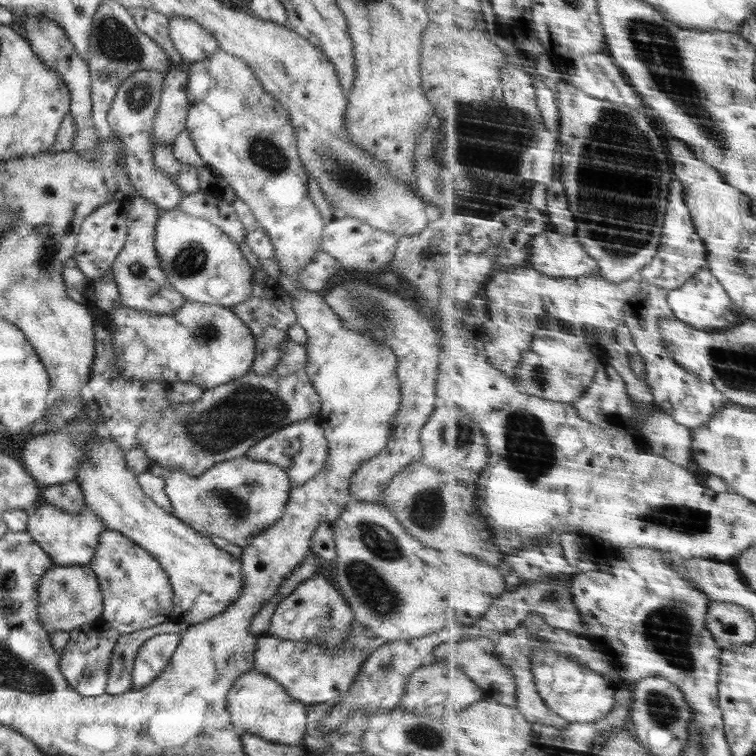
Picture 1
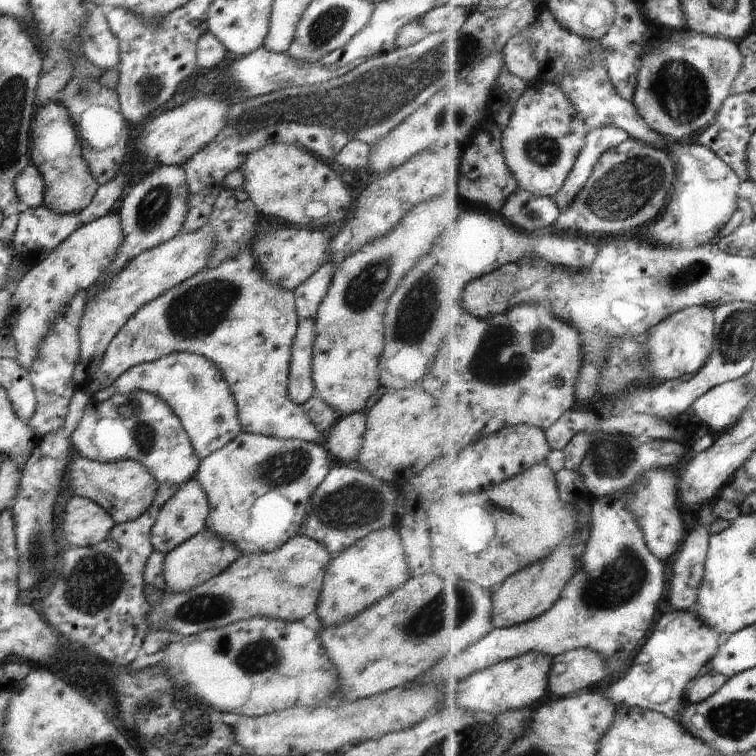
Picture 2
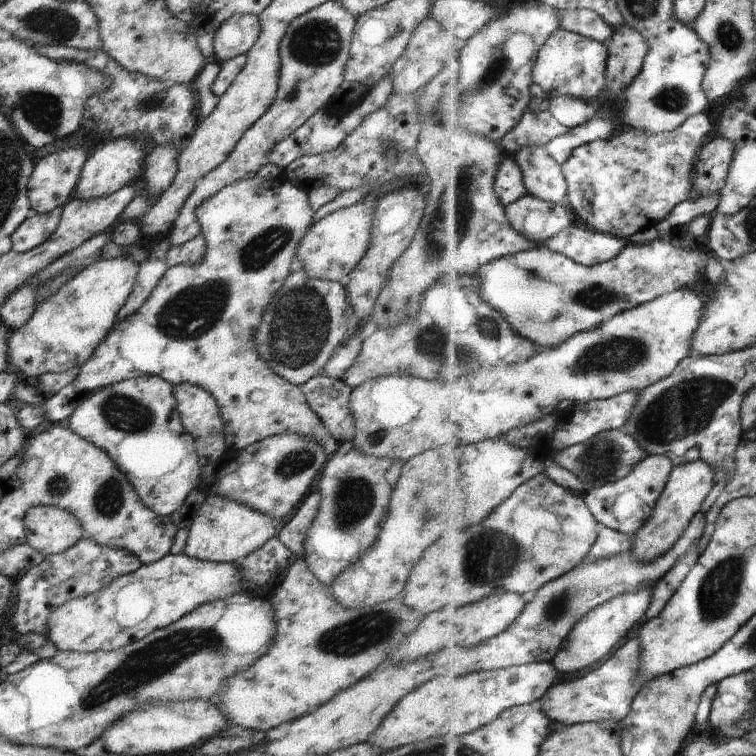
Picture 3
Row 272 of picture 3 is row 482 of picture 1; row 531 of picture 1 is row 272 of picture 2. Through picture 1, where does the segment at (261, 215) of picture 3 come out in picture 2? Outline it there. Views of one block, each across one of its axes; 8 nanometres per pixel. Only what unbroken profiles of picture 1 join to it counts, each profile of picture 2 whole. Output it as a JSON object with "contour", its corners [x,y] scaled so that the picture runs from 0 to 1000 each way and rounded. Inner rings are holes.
{"contour":[[[316,331],[311,341],[298,341],[284,354],[271,353],[250,365],[239,376],[228,378],[216,389],[190,402],[152,440],[136,467],[134,481],[114,508],[118,520],[143,512],[156,497],[177,484],[202,479],[229,466],[247,466],[274,474],[303,511],[311,532],[319,573],[335,573],[366,581],[393,581],[406,586],[425,586],[425,574],[403,550],[398,536],[382,529],[380,521],[381,487],[393,421],[388,388],[361,378],[348,368],[332,332]]]}

